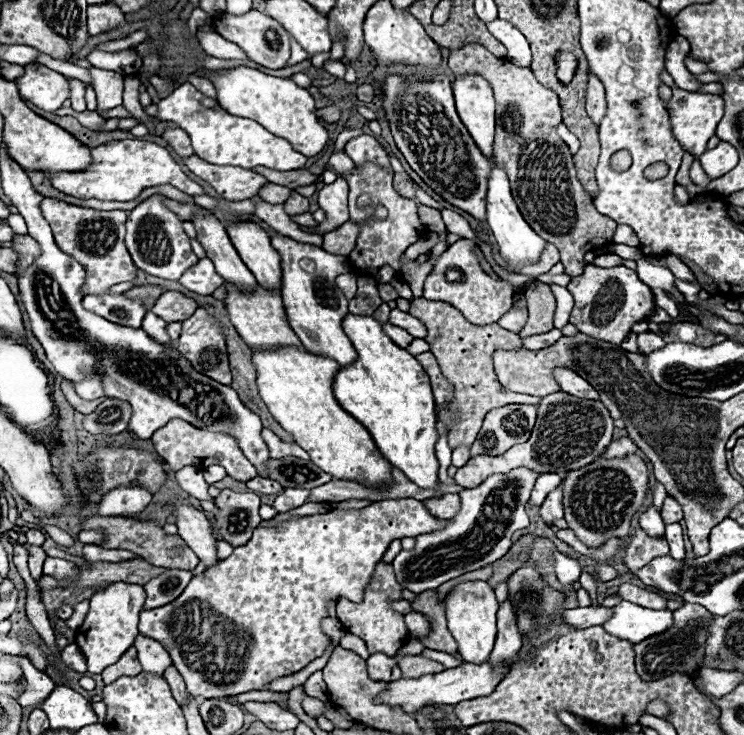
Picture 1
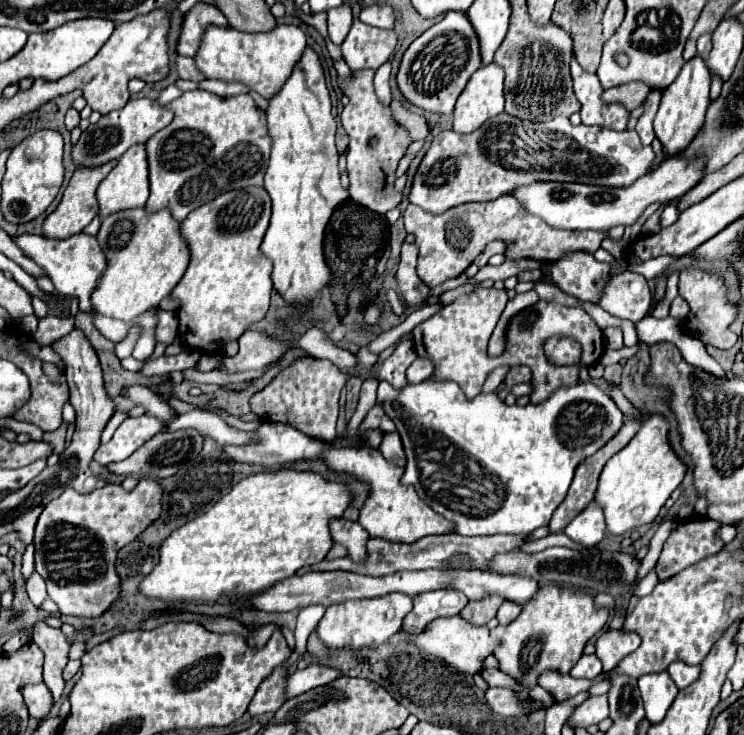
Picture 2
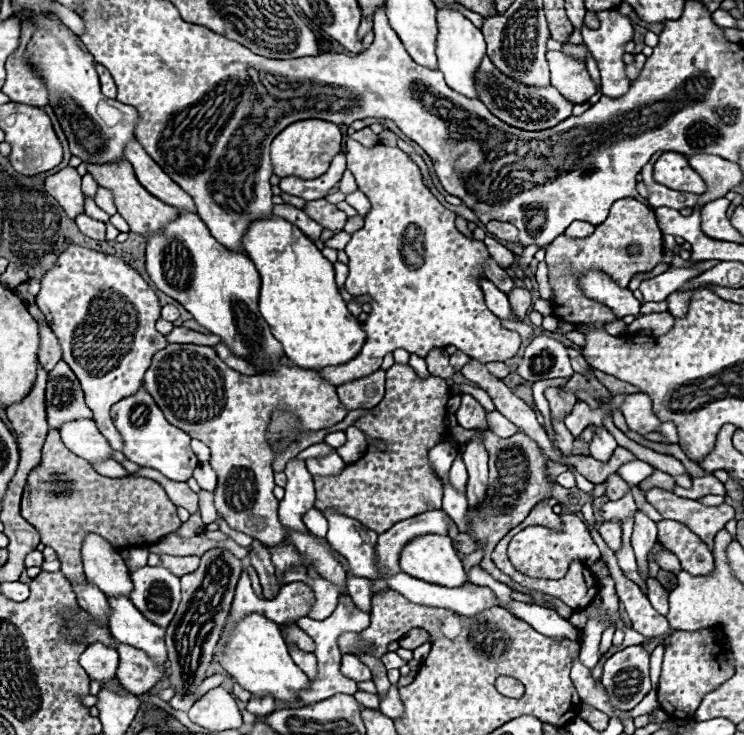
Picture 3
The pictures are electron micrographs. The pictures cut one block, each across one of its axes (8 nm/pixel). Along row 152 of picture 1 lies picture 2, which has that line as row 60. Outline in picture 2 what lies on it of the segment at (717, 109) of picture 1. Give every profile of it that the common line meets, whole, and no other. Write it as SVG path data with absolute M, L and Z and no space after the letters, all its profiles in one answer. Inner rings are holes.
M696 56L684 64L680 76L662 92L662 102L654 118L654 132L656 132L656 138L662 142L664 156L676 156L684 152L684 148L698 136L698 132L704 126L704 116L710 104L708 94L710 94L708 68L704 68L702 58Z

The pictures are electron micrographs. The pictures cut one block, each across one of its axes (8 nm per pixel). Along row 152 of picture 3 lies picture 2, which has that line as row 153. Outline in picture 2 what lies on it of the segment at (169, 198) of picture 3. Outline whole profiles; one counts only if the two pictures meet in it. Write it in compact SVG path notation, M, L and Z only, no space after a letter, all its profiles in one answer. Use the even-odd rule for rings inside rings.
M144 144L128 148L118 166L98 186L100 218L124 210L144 206L148 200L148 156Z

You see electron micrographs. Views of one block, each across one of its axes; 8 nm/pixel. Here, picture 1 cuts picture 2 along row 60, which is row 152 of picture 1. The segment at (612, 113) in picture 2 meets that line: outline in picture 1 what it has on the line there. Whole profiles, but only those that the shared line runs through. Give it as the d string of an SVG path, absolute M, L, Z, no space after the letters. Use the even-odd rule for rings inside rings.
M560 124L560 126L556 126L556 132L558 132L558 136L568 144L568 148L570 148L570 152L572 154L576 154L578 152L578 148L580 148L580 142L578 142L578 138L564 126L564 124Z

